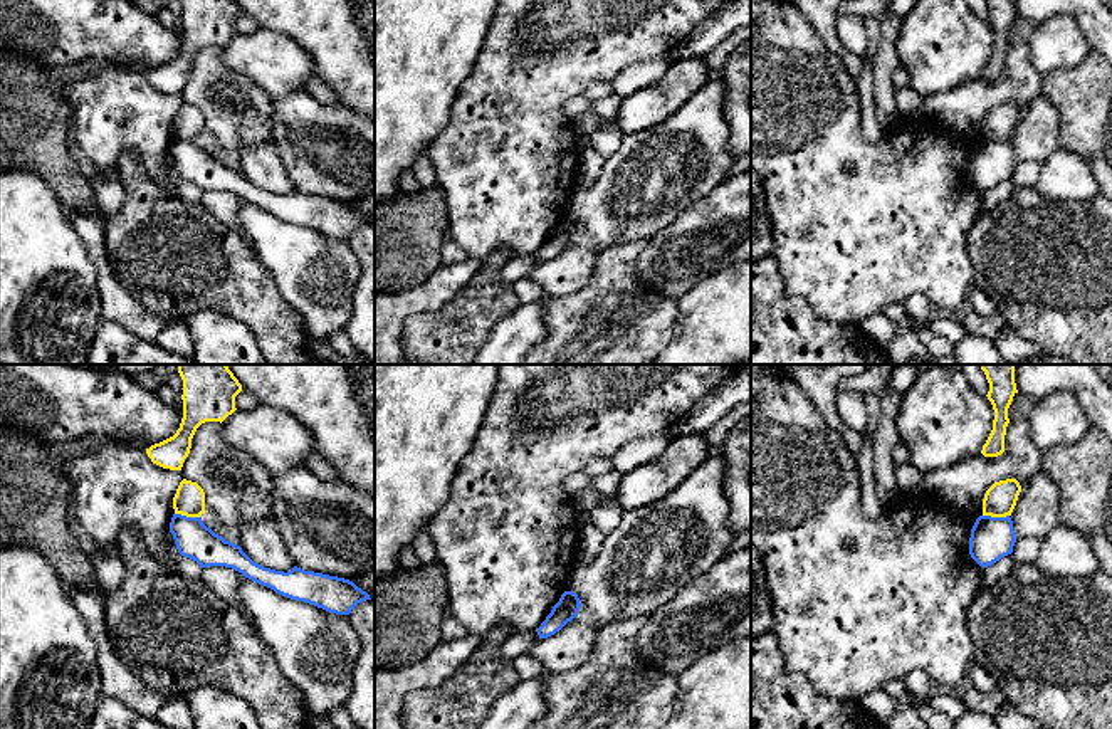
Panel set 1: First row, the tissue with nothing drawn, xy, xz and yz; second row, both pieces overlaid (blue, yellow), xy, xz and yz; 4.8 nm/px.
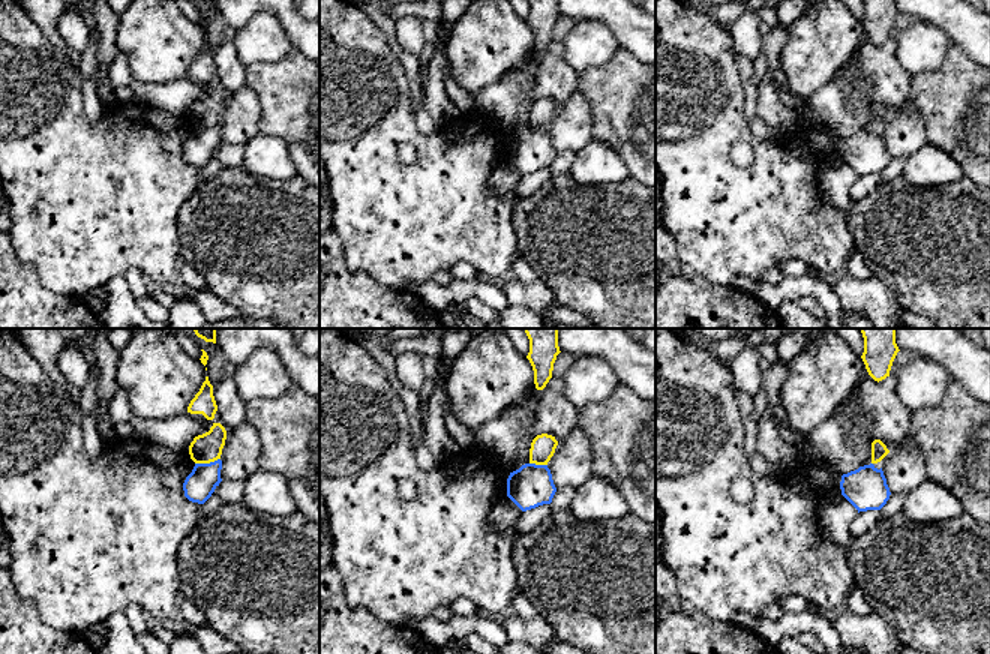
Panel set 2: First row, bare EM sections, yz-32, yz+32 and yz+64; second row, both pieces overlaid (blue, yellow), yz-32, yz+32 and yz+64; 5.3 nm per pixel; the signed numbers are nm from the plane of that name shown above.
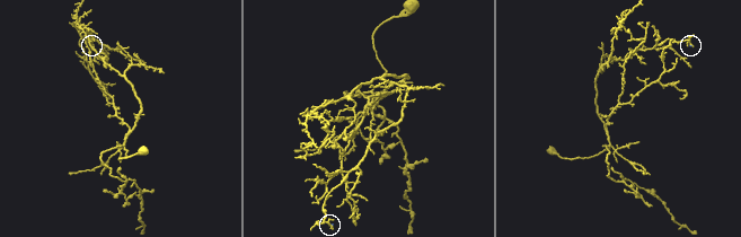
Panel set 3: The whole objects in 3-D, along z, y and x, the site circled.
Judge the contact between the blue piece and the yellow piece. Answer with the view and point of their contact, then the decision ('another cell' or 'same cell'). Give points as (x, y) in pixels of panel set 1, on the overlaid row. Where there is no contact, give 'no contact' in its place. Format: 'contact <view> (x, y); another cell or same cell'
contact yz (996, 518); another cell

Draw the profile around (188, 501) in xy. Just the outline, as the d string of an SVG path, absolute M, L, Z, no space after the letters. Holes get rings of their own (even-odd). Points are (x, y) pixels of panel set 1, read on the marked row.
M183 479L173 497L175 514L186 517L200 517L205 514L205 492L203 489L191 480Z

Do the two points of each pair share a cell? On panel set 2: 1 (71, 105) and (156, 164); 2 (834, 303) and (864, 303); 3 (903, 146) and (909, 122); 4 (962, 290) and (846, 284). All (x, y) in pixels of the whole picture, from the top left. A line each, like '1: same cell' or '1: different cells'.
1: same cell
2: different cells
3: same cell
4: different cells

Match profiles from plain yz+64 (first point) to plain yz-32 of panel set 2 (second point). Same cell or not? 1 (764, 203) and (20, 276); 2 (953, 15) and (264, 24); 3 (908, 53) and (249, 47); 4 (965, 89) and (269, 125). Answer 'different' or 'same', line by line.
1: different
2: different
3: same
4: same

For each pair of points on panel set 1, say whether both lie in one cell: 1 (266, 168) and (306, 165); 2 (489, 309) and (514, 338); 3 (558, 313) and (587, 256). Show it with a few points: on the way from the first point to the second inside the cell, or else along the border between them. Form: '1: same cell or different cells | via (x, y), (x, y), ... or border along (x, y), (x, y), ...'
1: different cells | border along (271, 143), (296, 188)
2: different cells | border along (518, 304), (489, 331), (481, 346)
3: different cells | border along (595, 264), (590, 279), (580, 289), (546, 298)

